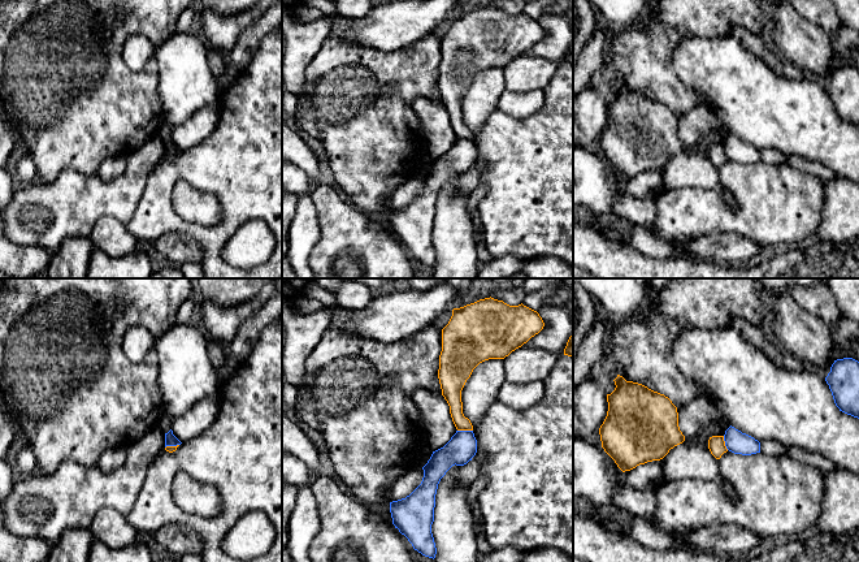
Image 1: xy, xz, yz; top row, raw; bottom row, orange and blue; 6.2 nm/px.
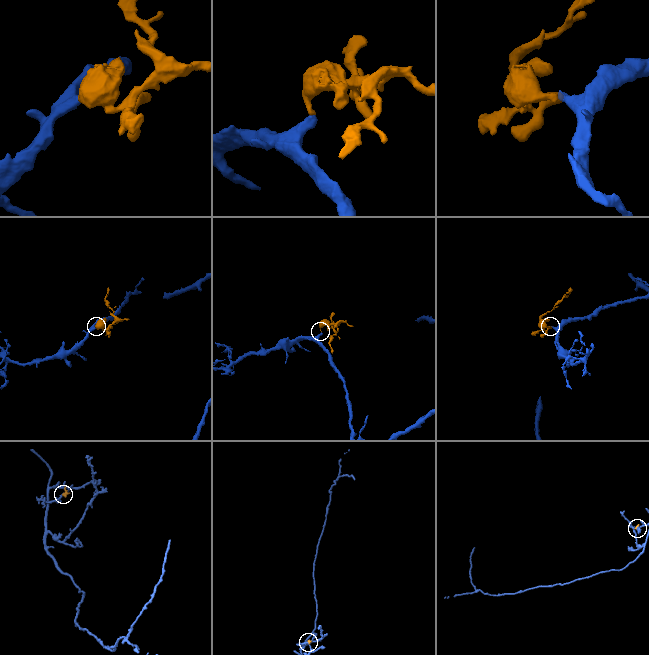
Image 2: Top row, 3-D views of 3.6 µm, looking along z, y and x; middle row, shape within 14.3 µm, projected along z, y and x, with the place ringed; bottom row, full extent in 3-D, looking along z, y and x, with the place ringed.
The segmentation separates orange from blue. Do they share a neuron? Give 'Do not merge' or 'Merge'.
Do not merge

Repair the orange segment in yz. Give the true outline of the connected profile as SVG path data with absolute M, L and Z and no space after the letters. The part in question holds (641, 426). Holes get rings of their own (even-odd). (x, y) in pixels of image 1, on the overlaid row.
M620 375L613 381L616 388L607 394L608 411L599 435L602 448L622 472L647 462L660 461L671 449L685 441L678 427L677 407L668 397L642 384L626 381Z

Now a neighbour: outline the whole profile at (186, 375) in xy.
M175 324L155 345L164 414L172 419L218 393L217 369L208 356L204 328Z

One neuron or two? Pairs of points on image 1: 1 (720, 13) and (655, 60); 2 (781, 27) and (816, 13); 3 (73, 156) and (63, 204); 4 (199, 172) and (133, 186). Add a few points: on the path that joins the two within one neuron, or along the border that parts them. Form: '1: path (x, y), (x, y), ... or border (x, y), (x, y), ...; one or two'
1: path (702, 13), (694, 13), (666, 42); one
2: border (798, 13), (831, 31); two
3: border (95, 173), (65, 168), (52, 181), (43, 181); two
4: border (163, 159), (151, 172), (138, 206), (133, 212); two

